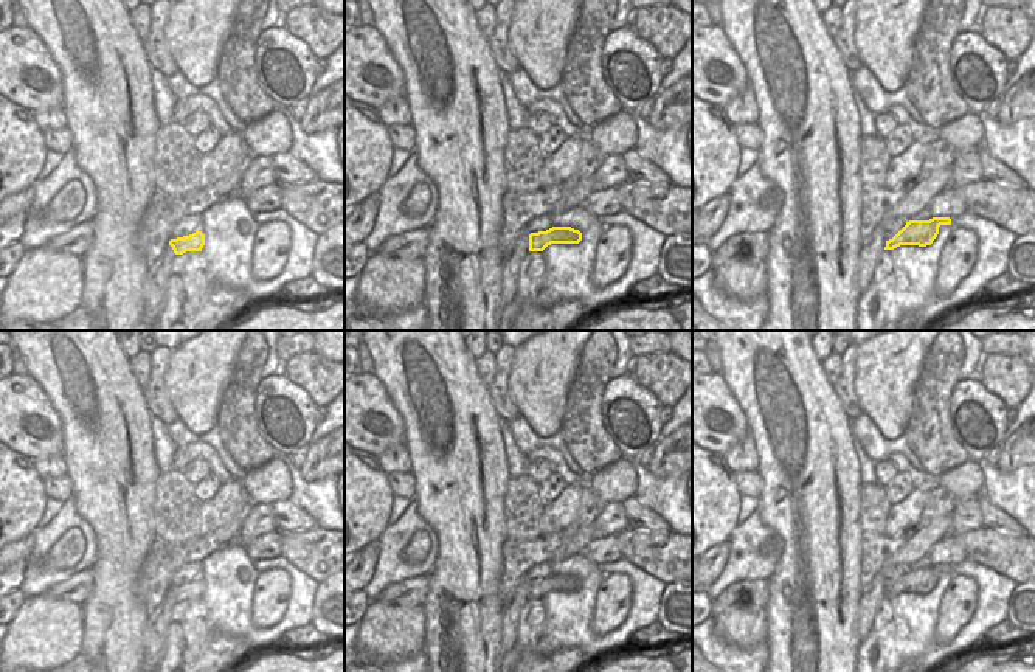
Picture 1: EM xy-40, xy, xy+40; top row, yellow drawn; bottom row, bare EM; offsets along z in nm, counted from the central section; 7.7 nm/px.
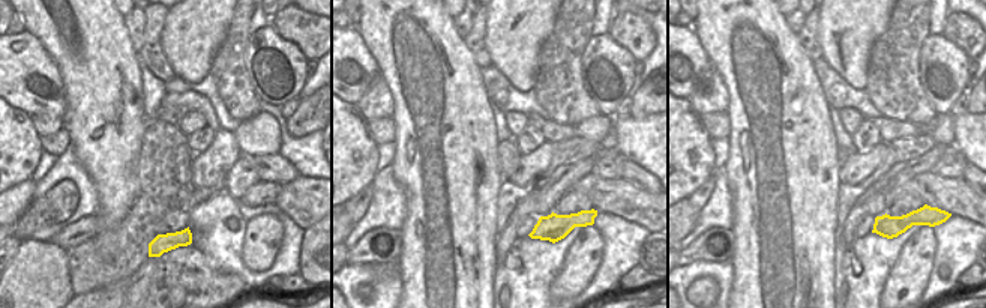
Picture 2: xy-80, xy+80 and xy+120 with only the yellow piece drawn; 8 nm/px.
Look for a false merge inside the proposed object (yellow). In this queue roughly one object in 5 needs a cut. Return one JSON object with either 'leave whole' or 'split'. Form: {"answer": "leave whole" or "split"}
{"answer": "leave whole"}

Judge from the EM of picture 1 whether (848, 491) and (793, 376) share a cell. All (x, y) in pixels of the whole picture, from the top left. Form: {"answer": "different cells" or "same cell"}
{"answer": "same cell"}

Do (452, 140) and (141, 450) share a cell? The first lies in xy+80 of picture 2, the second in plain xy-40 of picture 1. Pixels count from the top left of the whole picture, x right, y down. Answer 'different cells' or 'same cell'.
same cell

